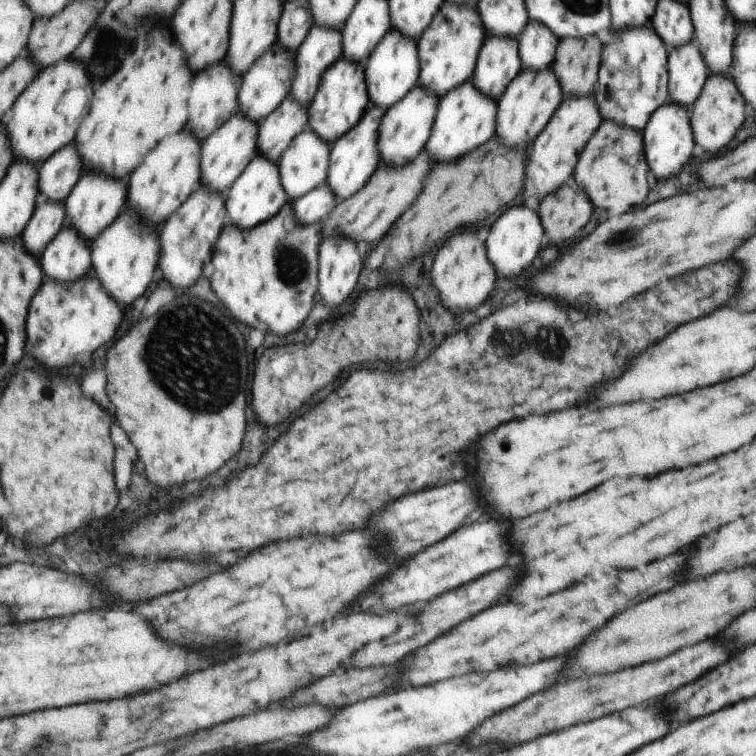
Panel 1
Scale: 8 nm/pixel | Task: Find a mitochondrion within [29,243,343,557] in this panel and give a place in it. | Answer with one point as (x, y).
(192, 358)

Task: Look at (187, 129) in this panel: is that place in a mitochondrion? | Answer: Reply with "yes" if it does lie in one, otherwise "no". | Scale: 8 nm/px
no

